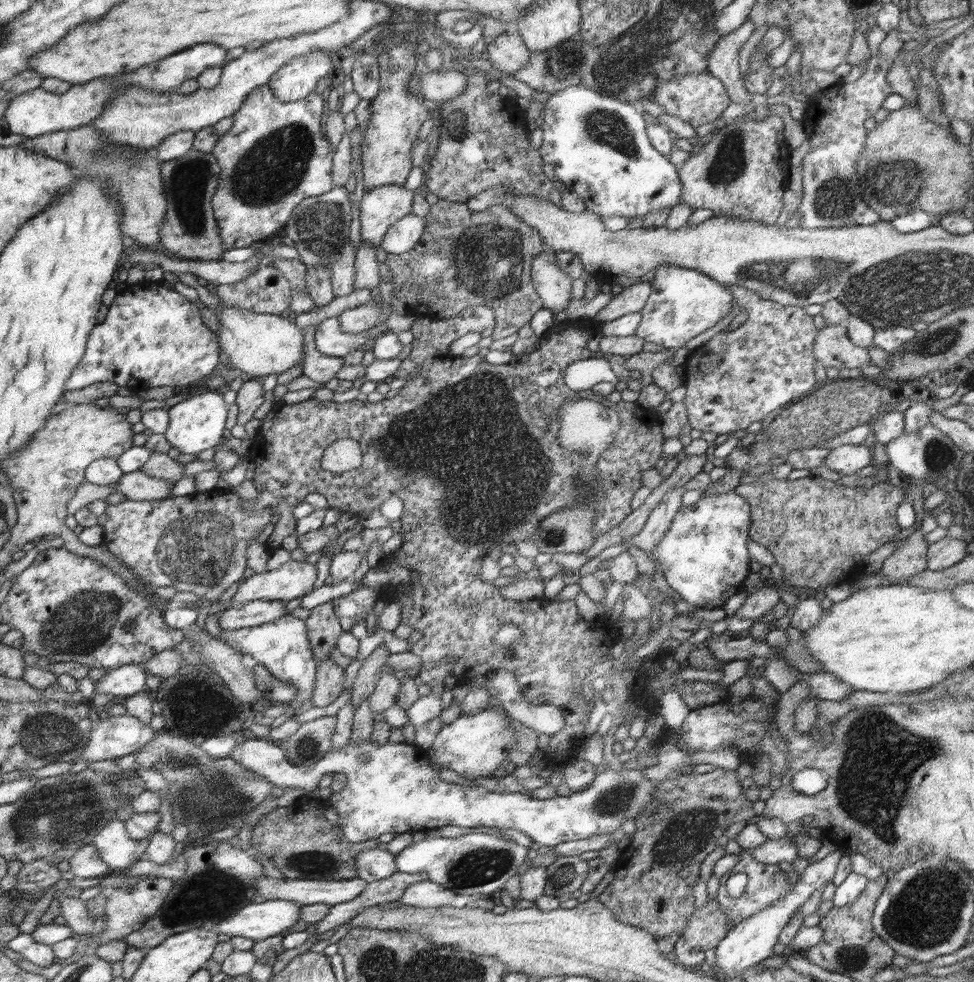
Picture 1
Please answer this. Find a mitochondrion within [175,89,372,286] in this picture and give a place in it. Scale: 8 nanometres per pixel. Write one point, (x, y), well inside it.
(269, 170)

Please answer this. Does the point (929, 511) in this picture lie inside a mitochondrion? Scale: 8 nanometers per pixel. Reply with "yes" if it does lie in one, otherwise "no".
no

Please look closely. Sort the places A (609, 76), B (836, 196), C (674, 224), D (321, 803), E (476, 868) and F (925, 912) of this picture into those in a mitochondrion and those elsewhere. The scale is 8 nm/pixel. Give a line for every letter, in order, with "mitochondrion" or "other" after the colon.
A: mitochondrion
B: mitochondrion
C: other
D: other
E: mitochondrion
F: mitochondrion

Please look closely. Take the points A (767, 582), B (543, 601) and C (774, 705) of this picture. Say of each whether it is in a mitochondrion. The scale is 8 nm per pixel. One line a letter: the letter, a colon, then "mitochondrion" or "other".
A: other
B: other
C: other

